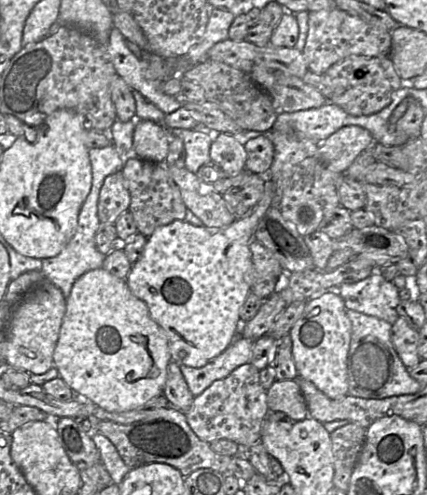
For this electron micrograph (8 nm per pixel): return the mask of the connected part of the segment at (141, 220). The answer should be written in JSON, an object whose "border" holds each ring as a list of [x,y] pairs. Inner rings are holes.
{"border":[[[135,156],[128,158],[121,170],[130,193],[128,210],[133,215],[138,232],[146,237],[149,237],[157,227],[177,219],[183,220],[186,215],[187,207],[165,167],[166,162],[154,162]]]}

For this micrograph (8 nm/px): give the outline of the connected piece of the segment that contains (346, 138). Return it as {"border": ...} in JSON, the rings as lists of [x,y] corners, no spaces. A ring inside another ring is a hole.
{"border":[[[358,125],[344,126],[319,142],[314,156],[331,171],[343,174],[372,141],[373,137],[367,129]]]}

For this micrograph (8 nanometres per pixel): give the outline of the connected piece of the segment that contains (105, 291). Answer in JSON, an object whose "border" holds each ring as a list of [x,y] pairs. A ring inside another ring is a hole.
{"border":[[[103,267],[85,272],[73,284],[66,299],[66,312],[53,354],[54,367],[65,383],[109,412],[136,409],[163,394],[168,363],[172,360],[167,336],[154,321],[144,301],[130,290],[126,279],[118,278]]]}

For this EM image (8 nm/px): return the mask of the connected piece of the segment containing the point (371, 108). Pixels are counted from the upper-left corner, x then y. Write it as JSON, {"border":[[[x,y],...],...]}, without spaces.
{"border":[[[389,55],[368,57],[350,56],[331,65],[325,75],[332,84],[332,96],[328,102],[341,106],[353,116],[370,115],[386,107],[393,93],[402,86]]]}

